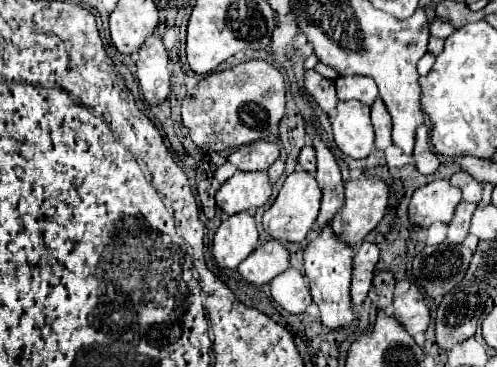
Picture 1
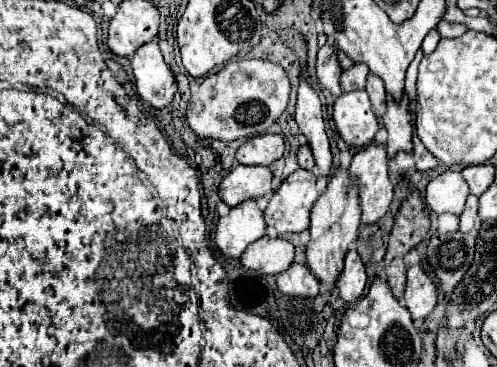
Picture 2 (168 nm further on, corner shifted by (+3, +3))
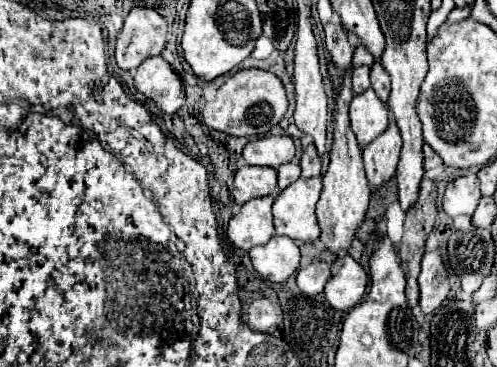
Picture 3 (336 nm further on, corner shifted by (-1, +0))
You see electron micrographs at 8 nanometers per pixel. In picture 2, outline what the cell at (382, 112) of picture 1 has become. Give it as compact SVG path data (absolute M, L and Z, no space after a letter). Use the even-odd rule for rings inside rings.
M369 75L369 77L367 77L367 87L365 87L365 91L367 91L369 99L371 99L371 105L373 105L375 115L381 119L381 117L385 115L385 99L387 99L383 81L381 81L379 77L375 77L375 75Z

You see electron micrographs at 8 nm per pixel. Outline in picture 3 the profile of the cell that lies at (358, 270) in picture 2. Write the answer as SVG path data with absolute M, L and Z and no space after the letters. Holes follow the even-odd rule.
M349 254L337 256L331 264L331 278L325 286L327 302L341 312L351 310L363 300L367 288L367 274Z

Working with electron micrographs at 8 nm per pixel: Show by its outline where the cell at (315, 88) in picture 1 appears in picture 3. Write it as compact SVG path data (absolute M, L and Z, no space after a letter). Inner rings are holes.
M327 22L325 24L325 44L327 44L327 50L329 50L335 66L345 72L349 68L353 52L355 52L355 46L351 46L345 28L341 28L341 24L337 24L337 22Z

